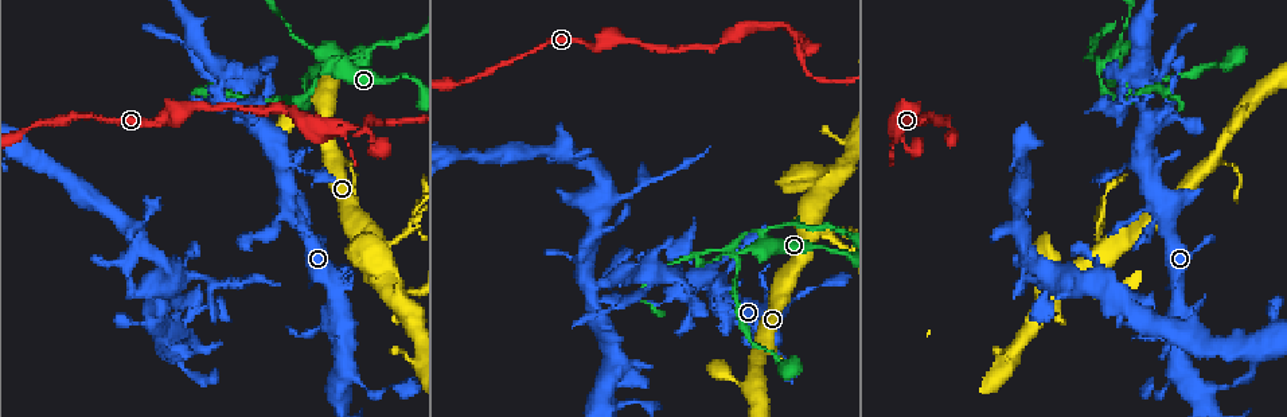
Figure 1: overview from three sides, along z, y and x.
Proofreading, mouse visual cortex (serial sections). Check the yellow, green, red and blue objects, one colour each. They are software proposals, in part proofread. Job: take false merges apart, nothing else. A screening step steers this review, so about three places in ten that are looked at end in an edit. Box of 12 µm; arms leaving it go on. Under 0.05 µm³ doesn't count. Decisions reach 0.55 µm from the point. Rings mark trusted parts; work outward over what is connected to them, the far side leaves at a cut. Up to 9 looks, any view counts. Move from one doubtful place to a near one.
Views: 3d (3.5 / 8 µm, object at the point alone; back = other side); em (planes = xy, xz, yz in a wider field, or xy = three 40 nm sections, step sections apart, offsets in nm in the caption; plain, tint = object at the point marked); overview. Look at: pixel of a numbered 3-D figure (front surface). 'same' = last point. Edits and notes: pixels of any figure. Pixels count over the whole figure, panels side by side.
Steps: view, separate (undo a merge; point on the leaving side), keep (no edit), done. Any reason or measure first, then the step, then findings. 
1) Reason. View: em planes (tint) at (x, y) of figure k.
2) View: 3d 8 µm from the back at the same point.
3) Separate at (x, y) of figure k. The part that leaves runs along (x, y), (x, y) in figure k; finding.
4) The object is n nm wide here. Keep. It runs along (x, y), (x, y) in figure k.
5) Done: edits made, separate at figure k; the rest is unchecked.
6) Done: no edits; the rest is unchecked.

Sudden change in width. View: 3d 3.5 µm at (275, 229) of figure 1.

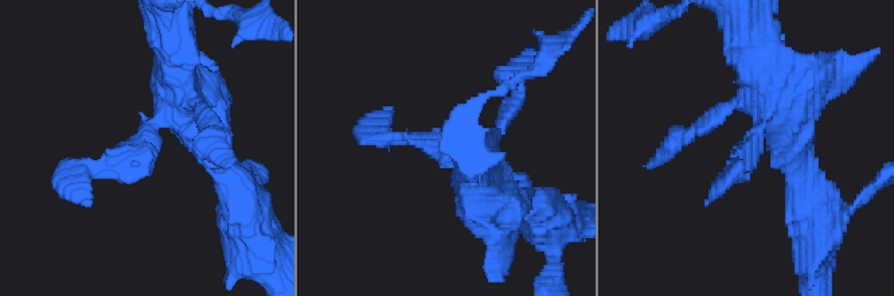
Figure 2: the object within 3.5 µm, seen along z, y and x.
View: em xy step 2 (tint) at (144, 153) of figure 2.

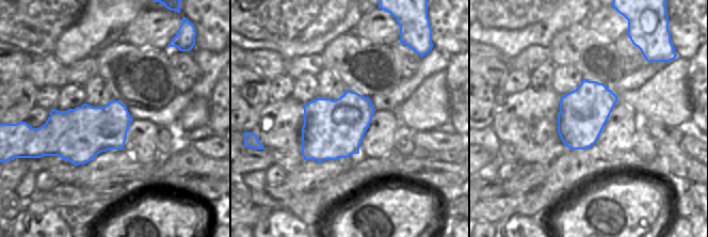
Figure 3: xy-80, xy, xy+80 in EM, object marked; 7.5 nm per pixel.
View: em xy step 1 (tint) at the same point.

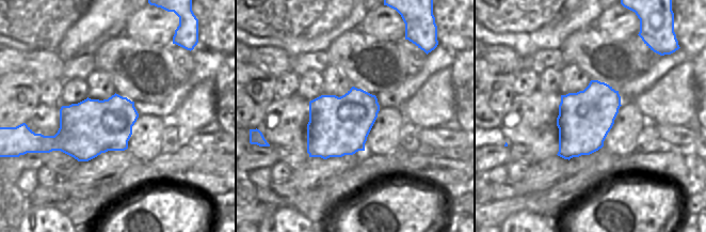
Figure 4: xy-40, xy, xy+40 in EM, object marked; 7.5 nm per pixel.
Keep. It runs along (499, 198), (379, 119) in figure 2; one cell here.

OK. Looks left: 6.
View: 3d 3.5 µm at (1098, 247) of figure 1.

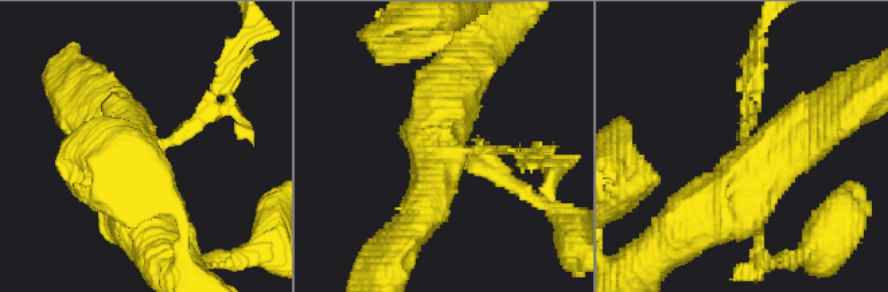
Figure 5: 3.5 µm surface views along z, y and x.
View: em xy step 5 (tint) at (162, 145) of figure 5.

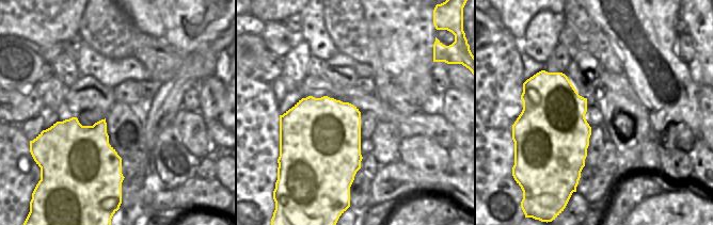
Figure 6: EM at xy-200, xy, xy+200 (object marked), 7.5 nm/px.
Separate at (746, 106) of figure 5. The part that leaves runs along (746, 135), (759, 39) in figure 5; a second cell is stuck on.

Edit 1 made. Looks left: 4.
View: overview.

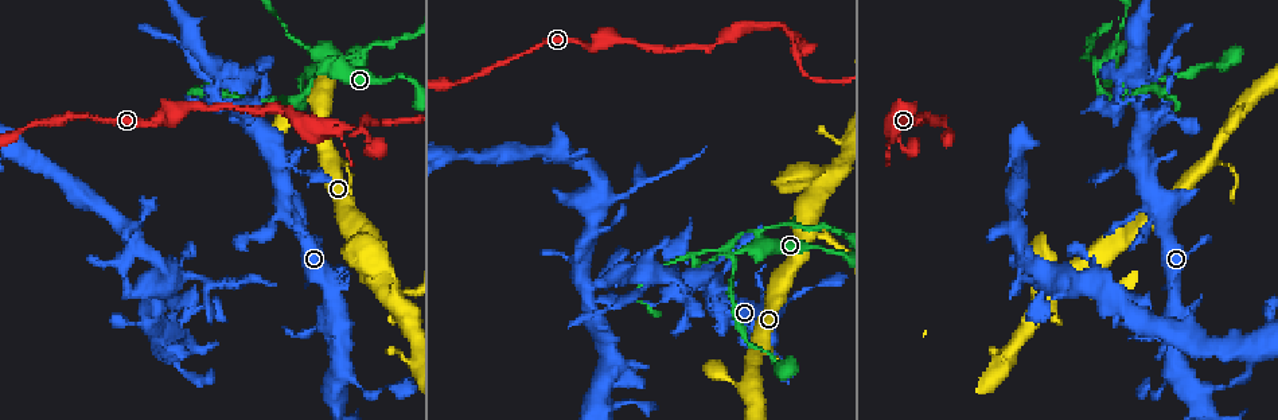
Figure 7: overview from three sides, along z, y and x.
Thin neck. View: 3d 3.5 µm at (1113, 101) of figure 7.

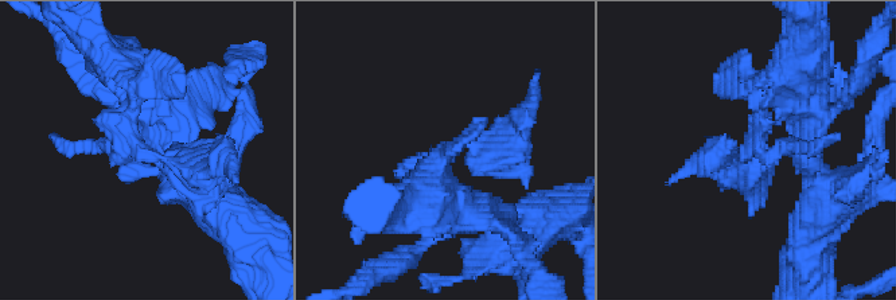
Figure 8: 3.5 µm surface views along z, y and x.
View: em xy step 5 (tint) at (160, 155) of figure 8.

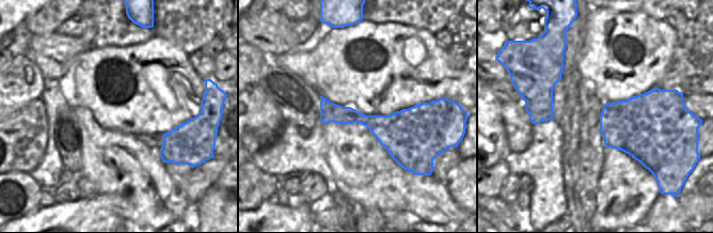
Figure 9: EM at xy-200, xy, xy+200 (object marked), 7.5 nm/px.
The object is 220 nm wide here. Keep. It runs along (133, 90), (145, 152), (221, 162) in figure 8; one cell here.

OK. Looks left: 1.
Done: edits made, separate at figure 5; the rest is unchecked.

